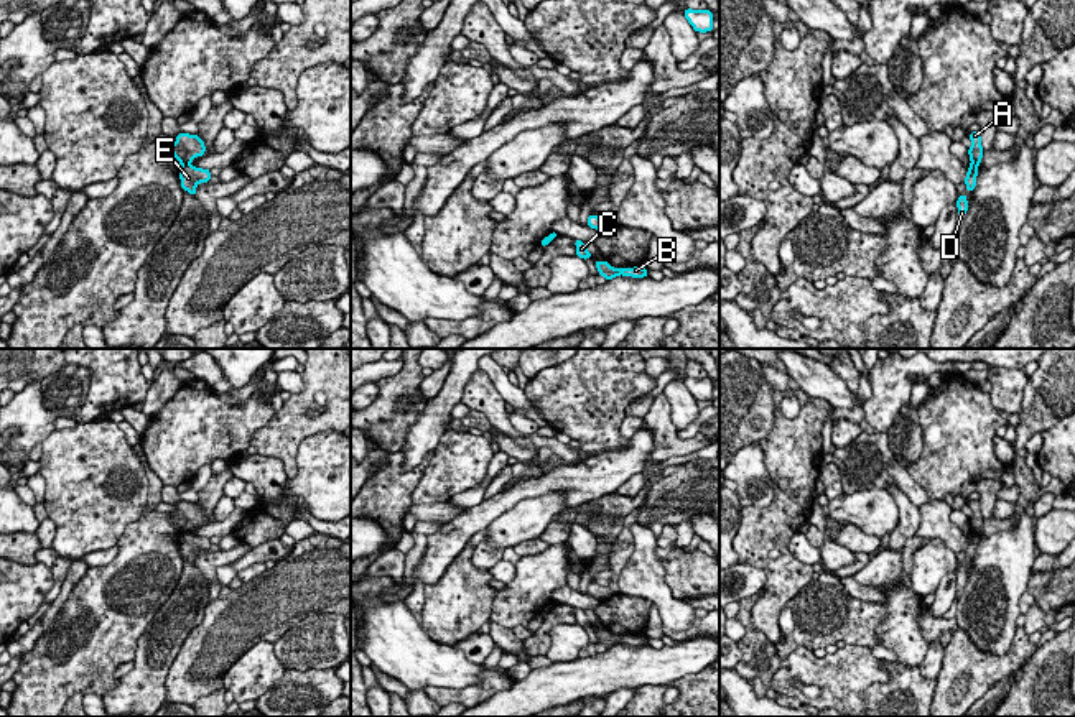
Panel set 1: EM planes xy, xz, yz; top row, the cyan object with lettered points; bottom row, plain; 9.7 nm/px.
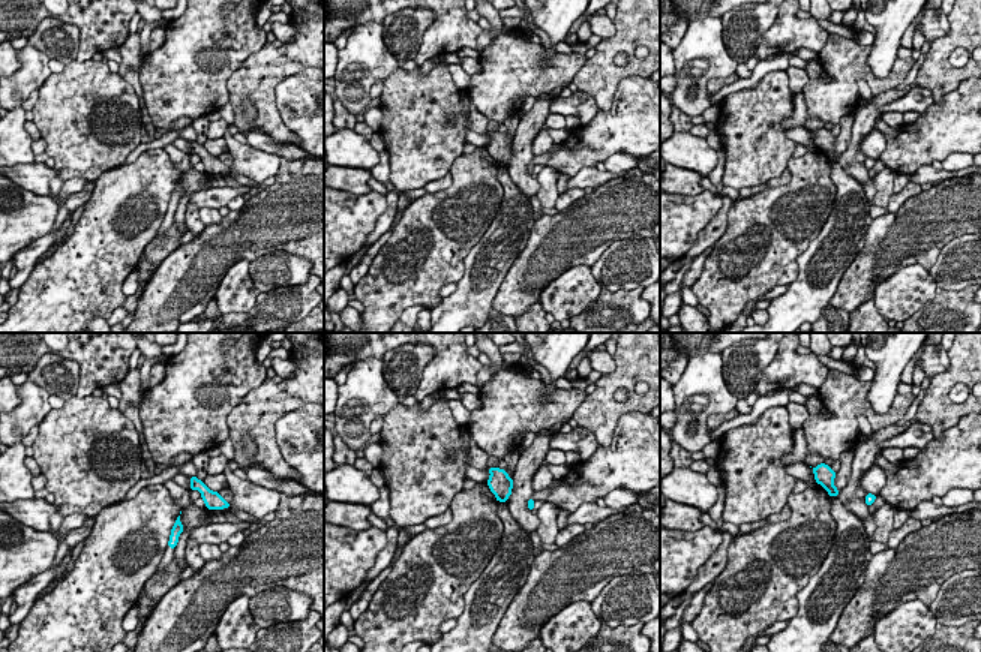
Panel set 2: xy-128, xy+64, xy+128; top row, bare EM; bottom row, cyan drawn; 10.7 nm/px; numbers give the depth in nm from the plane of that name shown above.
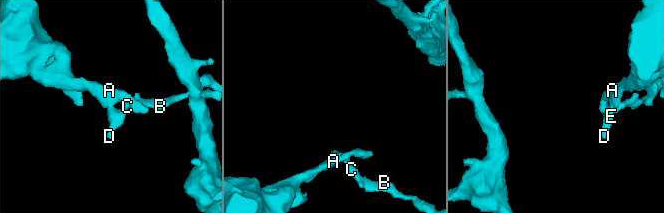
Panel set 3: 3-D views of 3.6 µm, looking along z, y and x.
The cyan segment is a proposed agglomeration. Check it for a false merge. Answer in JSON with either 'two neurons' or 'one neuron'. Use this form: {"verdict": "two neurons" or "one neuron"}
{"verdict": "two neurons"}

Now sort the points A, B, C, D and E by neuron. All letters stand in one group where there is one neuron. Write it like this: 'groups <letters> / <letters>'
groups A / B C D E

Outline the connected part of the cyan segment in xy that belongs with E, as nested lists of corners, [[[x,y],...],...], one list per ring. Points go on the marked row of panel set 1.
[[[189,163],[181,164],[179,168],[179,179],[181,179],[181,187],[188,191],[191,196],[196,196],[196,186],[199,183],[209,183],[211,181],[211,171],[209,169],[201,169],[194,168]]]

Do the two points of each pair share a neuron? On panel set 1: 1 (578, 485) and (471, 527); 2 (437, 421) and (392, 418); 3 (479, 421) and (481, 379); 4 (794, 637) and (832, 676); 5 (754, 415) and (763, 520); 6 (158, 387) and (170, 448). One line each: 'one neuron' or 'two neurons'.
1: one neuron
2: two neurons
3: two neurons
4: two neurons
5: two neurons
6: two neurons

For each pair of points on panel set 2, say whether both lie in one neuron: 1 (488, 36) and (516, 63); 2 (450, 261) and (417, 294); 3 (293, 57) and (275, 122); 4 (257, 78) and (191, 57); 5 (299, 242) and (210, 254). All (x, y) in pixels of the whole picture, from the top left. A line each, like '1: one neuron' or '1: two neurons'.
1: two neurons
2: one neuron
3: one neuron
4: two neurons
5: one neuron

